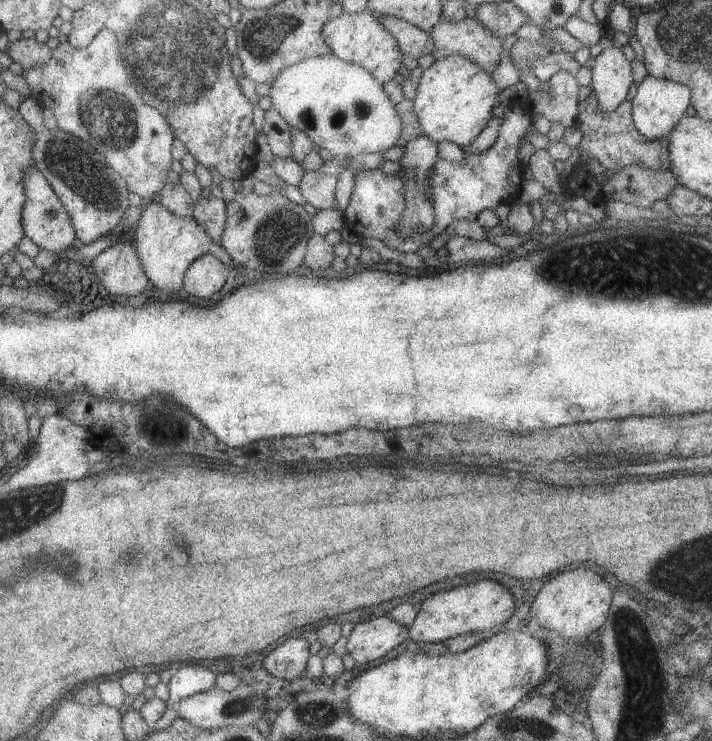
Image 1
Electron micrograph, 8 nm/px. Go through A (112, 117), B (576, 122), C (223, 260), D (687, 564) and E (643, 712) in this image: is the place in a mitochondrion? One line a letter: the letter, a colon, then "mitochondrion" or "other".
A: mitochondrion
B: other
C: other
D: mitochondrion
E: mitochondrion

